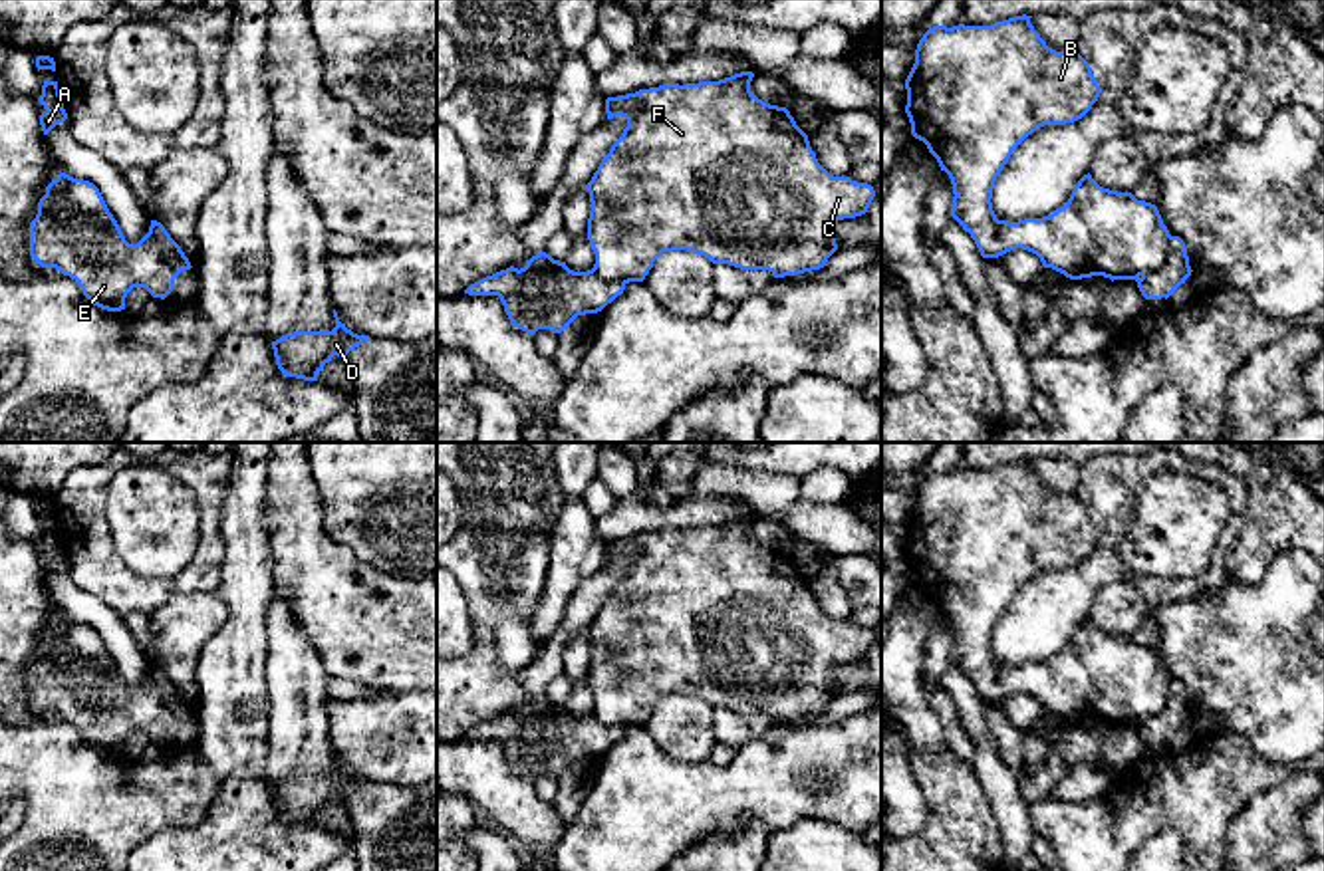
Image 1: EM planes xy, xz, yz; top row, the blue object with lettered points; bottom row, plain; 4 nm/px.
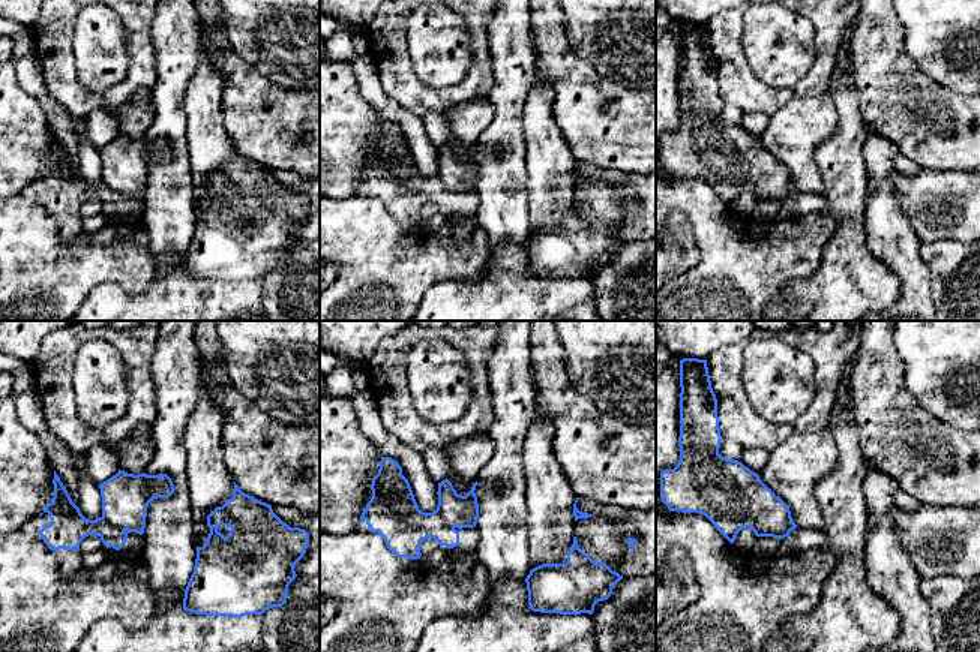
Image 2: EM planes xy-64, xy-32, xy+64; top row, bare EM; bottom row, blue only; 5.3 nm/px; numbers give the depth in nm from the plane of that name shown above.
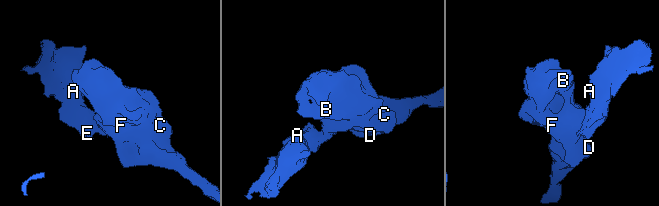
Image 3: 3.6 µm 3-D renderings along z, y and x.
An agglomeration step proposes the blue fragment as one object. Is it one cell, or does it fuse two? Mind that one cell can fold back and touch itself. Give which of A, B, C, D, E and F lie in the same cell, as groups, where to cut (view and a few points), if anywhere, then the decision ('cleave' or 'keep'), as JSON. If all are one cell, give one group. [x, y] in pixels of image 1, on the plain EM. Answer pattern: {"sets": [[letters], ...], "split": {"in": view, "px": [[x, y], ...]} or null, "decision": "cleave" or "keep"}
{"sets": [["A", "E"], ["B", "C", "D", "F"]], "split": {"in": "yz", "px": [[1172, 681], [1166, 703], [1136, 725]]}, "decision": "cleave"}

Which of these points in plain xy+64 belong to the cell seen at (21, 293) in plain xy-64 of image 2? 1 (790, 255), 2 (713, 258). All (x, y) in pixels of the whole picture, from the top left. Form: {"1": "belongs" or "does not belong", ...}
{"1": "belongs", "2": "belongs"}

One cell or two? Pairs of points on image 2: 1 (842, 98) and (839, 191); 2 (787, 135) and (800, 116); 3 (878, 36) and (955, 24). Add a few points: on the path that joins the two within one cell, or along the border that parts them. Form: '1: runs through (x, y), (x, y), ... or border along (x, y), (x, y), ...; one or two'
1: runs through (847, 120), (844, 168); one
2: runs through (791, 131), (800, 120); one
3: border along (896, 15), (904, 30), (905, 51), (919, 65); two

